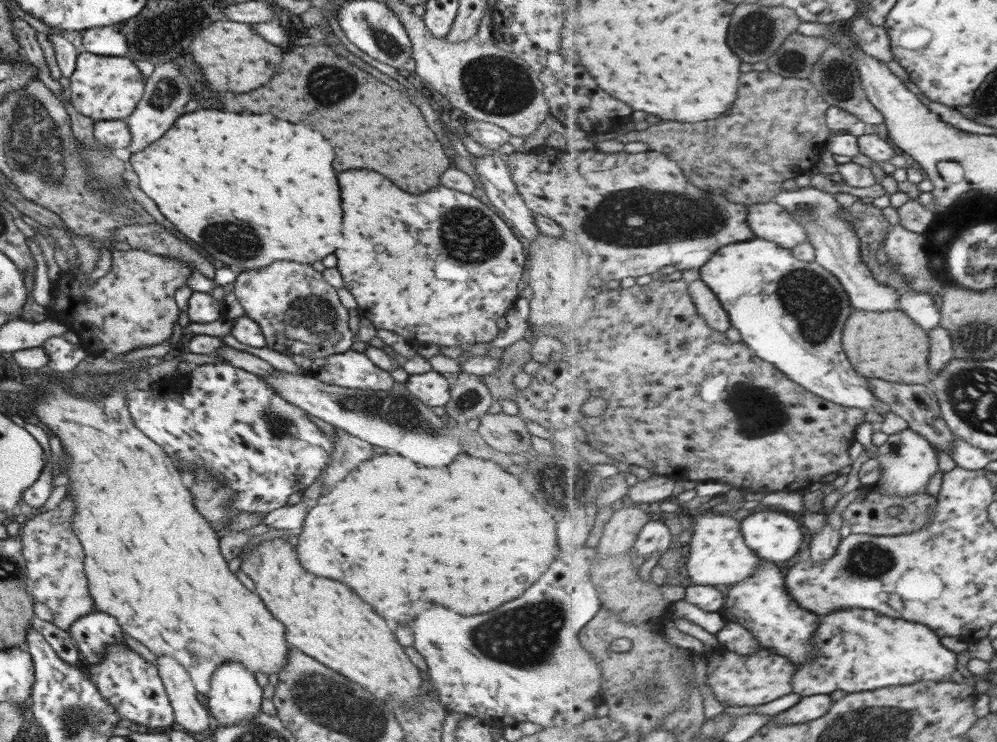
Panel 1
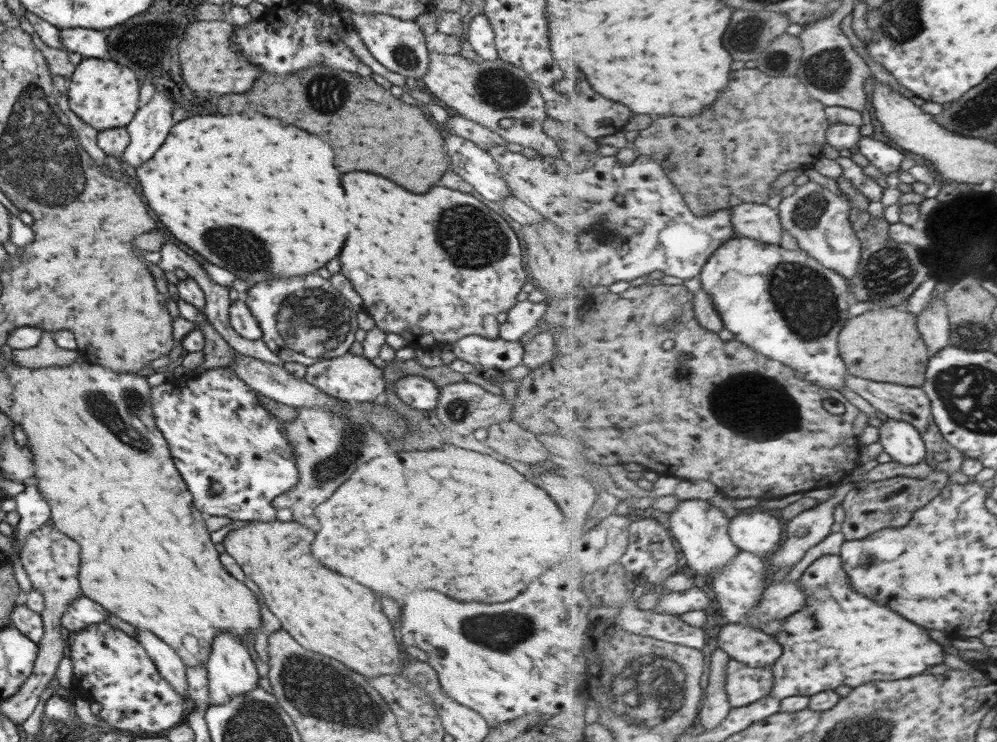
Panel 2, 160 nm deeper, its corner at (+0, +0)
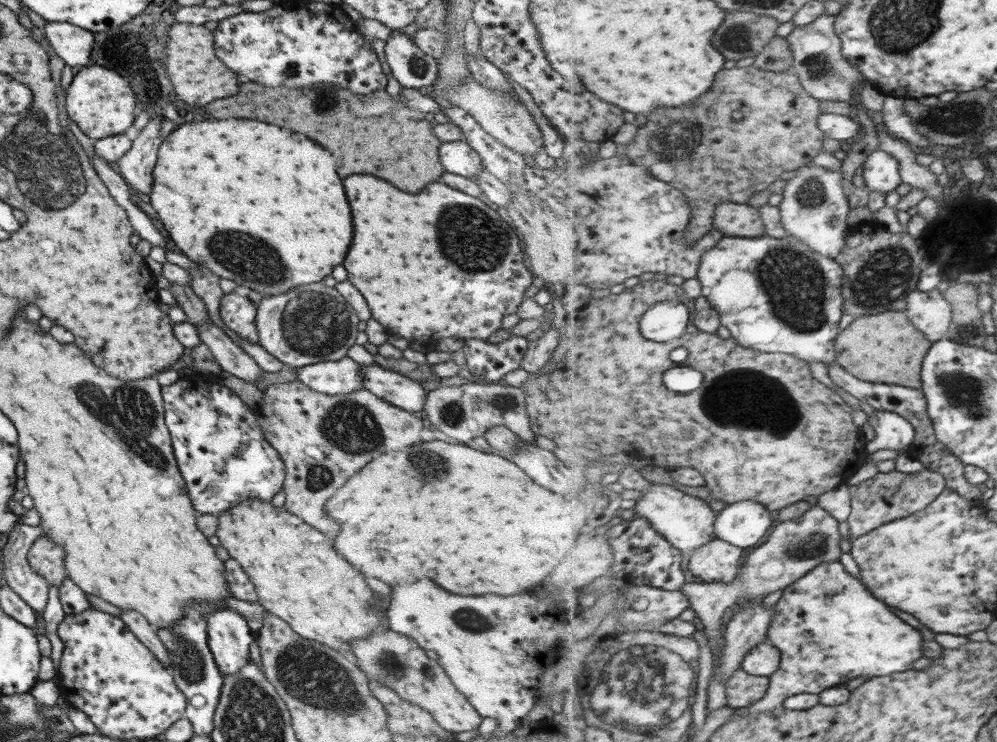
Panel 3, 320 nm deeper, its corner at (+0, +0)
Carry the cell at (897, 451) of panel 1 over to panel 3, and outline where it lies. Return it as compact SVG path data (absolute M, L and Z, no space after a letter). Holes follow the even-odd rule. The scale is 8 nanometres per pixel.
M876 410L868 417L867 422L876 432L875 438L866 444L869 453L881 448L908 452L915 446L917 431L914 424L900 414Z

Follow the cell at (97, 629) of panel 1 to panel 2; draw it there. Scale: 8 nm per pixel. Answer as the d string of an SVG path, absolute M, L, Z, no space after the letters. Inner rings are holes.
M85 595L74 598L63 611L60 625L65 632L75 632L86 626L102 623L108 615L100 604L93 602Z

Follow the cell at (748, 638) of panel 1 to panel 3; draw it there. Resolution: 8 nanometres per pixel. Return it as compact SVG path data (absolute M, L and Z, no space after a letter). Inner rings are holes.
M768 639L760 642L742 662L742 669L753 676L768 676L780 667L782 652Z

